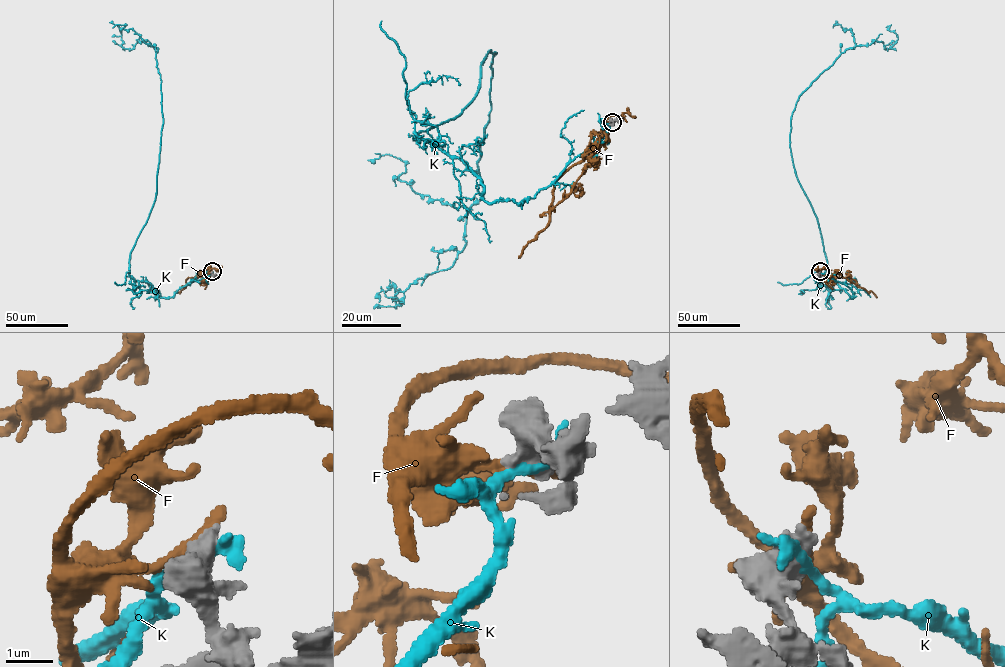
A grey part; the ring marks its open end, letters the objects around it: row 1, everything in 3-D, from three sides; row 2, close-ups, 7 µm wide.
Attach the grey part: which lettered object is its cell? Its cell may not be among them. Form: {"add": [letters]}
{"add": ["F"]}

